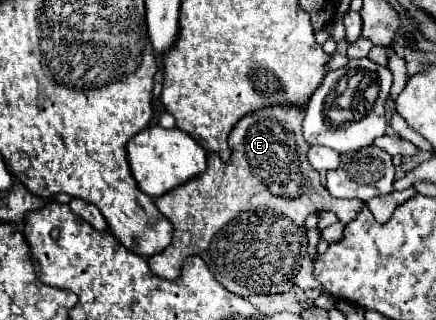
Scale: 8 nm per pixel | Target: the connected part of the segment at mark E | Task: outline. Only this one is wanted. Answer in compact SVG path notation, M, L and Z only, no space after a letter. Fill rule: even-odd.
M282 104L260 108L248 116L242 116L228 136L232 150L230 164L222 162L220 156L212 156L210 152L208 172L204 172L204 176L196 176L196 180L188 180L188 184L180 184L180 188L156 198L156 208L172 222L174 228L170 246L148 258L148 266L156 276L176 280L184 260L188 256L200 256L208 264L214 278L228 292L238 296L280 294L294 286L294 276L300 270L300 262L308 246L304 230L306 216L314 214L316 210L332 210L342 224L348 224L364 206L360 200L336 200L322 186L318 172L306 160L310 146L302 136L302 120L304 108Z

